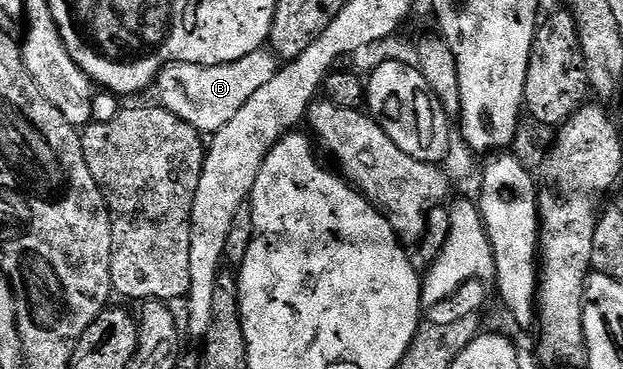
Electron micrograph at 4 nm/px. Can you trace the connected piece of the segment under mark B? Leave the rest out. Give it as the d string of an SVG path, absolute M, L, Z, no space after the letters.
M260 50L253 54L245 54L245 58L237 58L237 62L229 62L221 66L201 66L200 64L168 64L166 68L160 68L158 75L153 81L155 96L159 107L183 119L189 126L196 129L200 134L214 134L227 125L229 118L269 82L277 71L277 60L270 51Z

